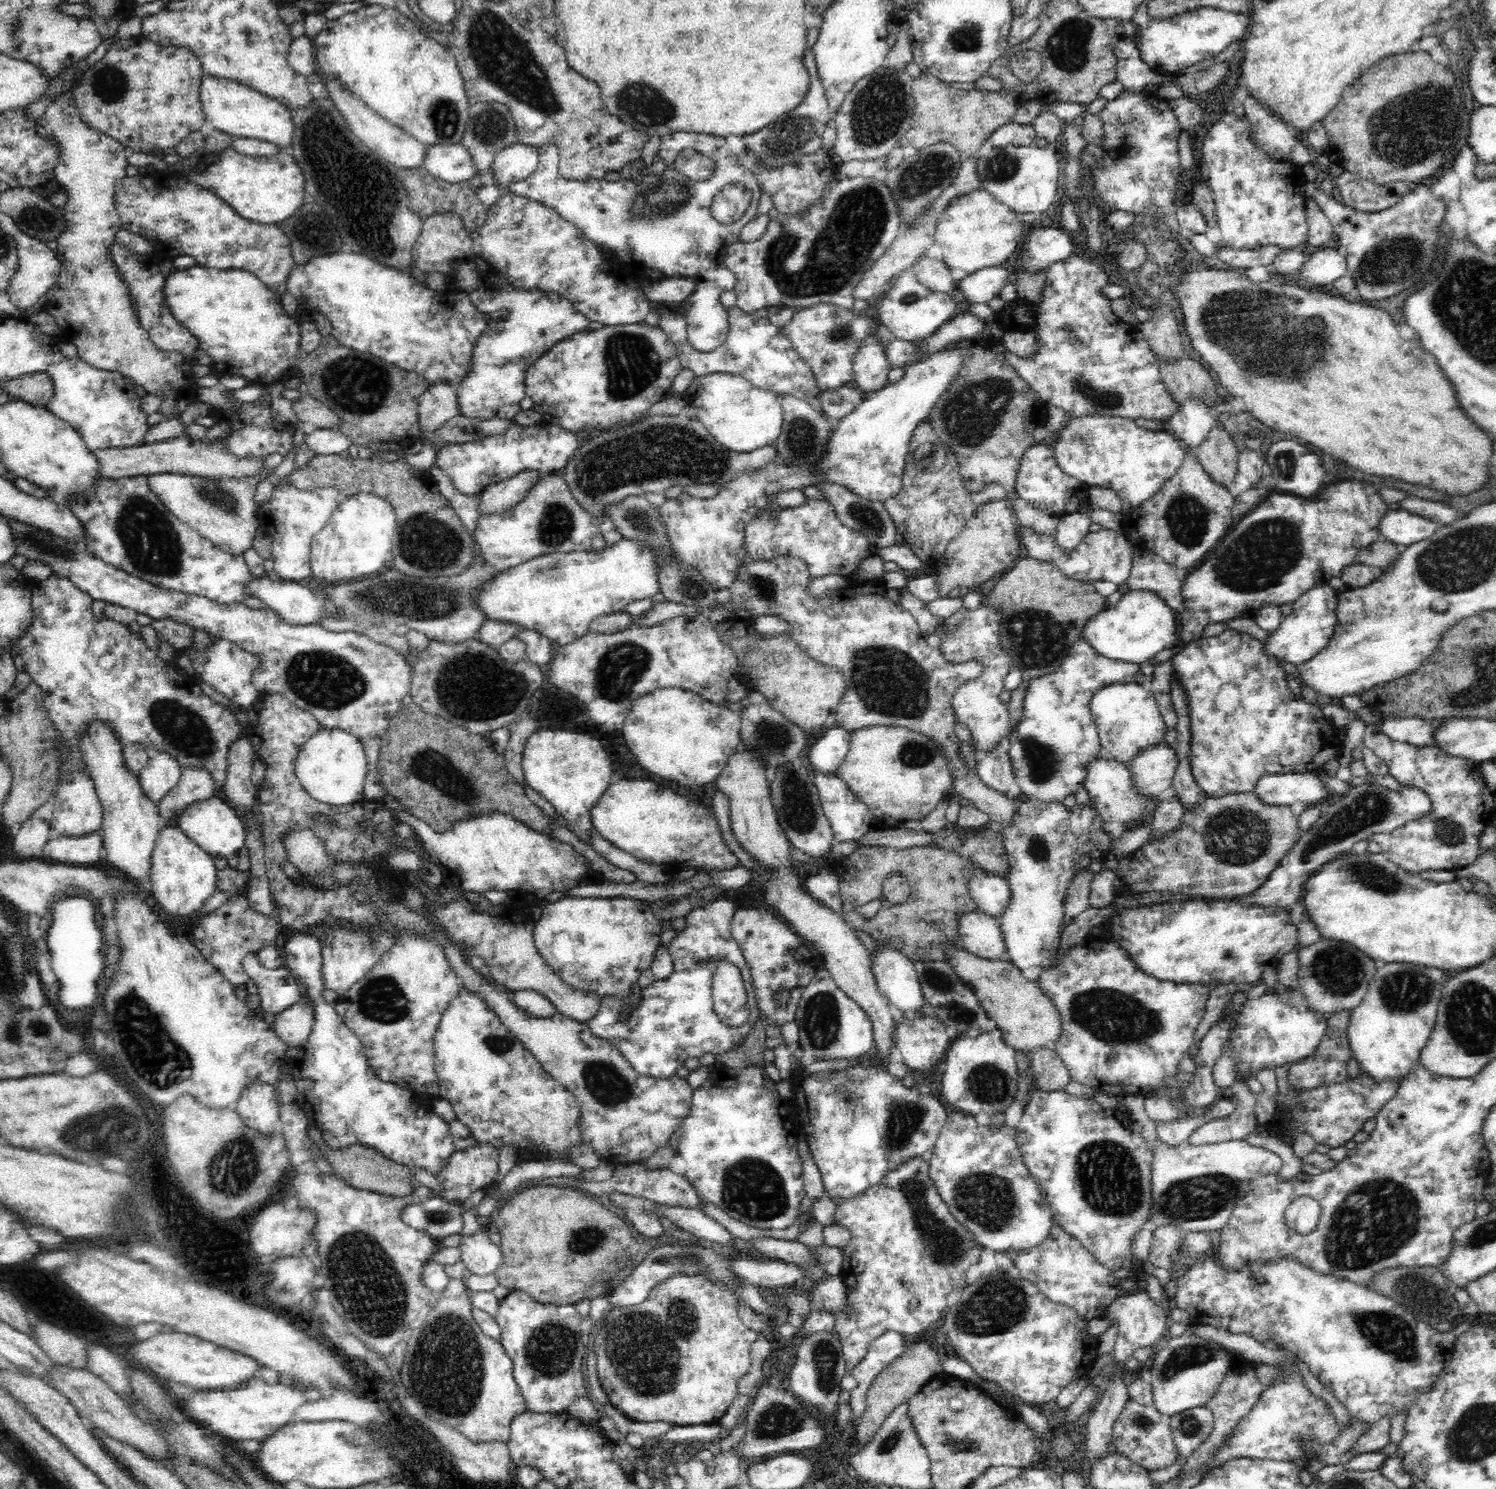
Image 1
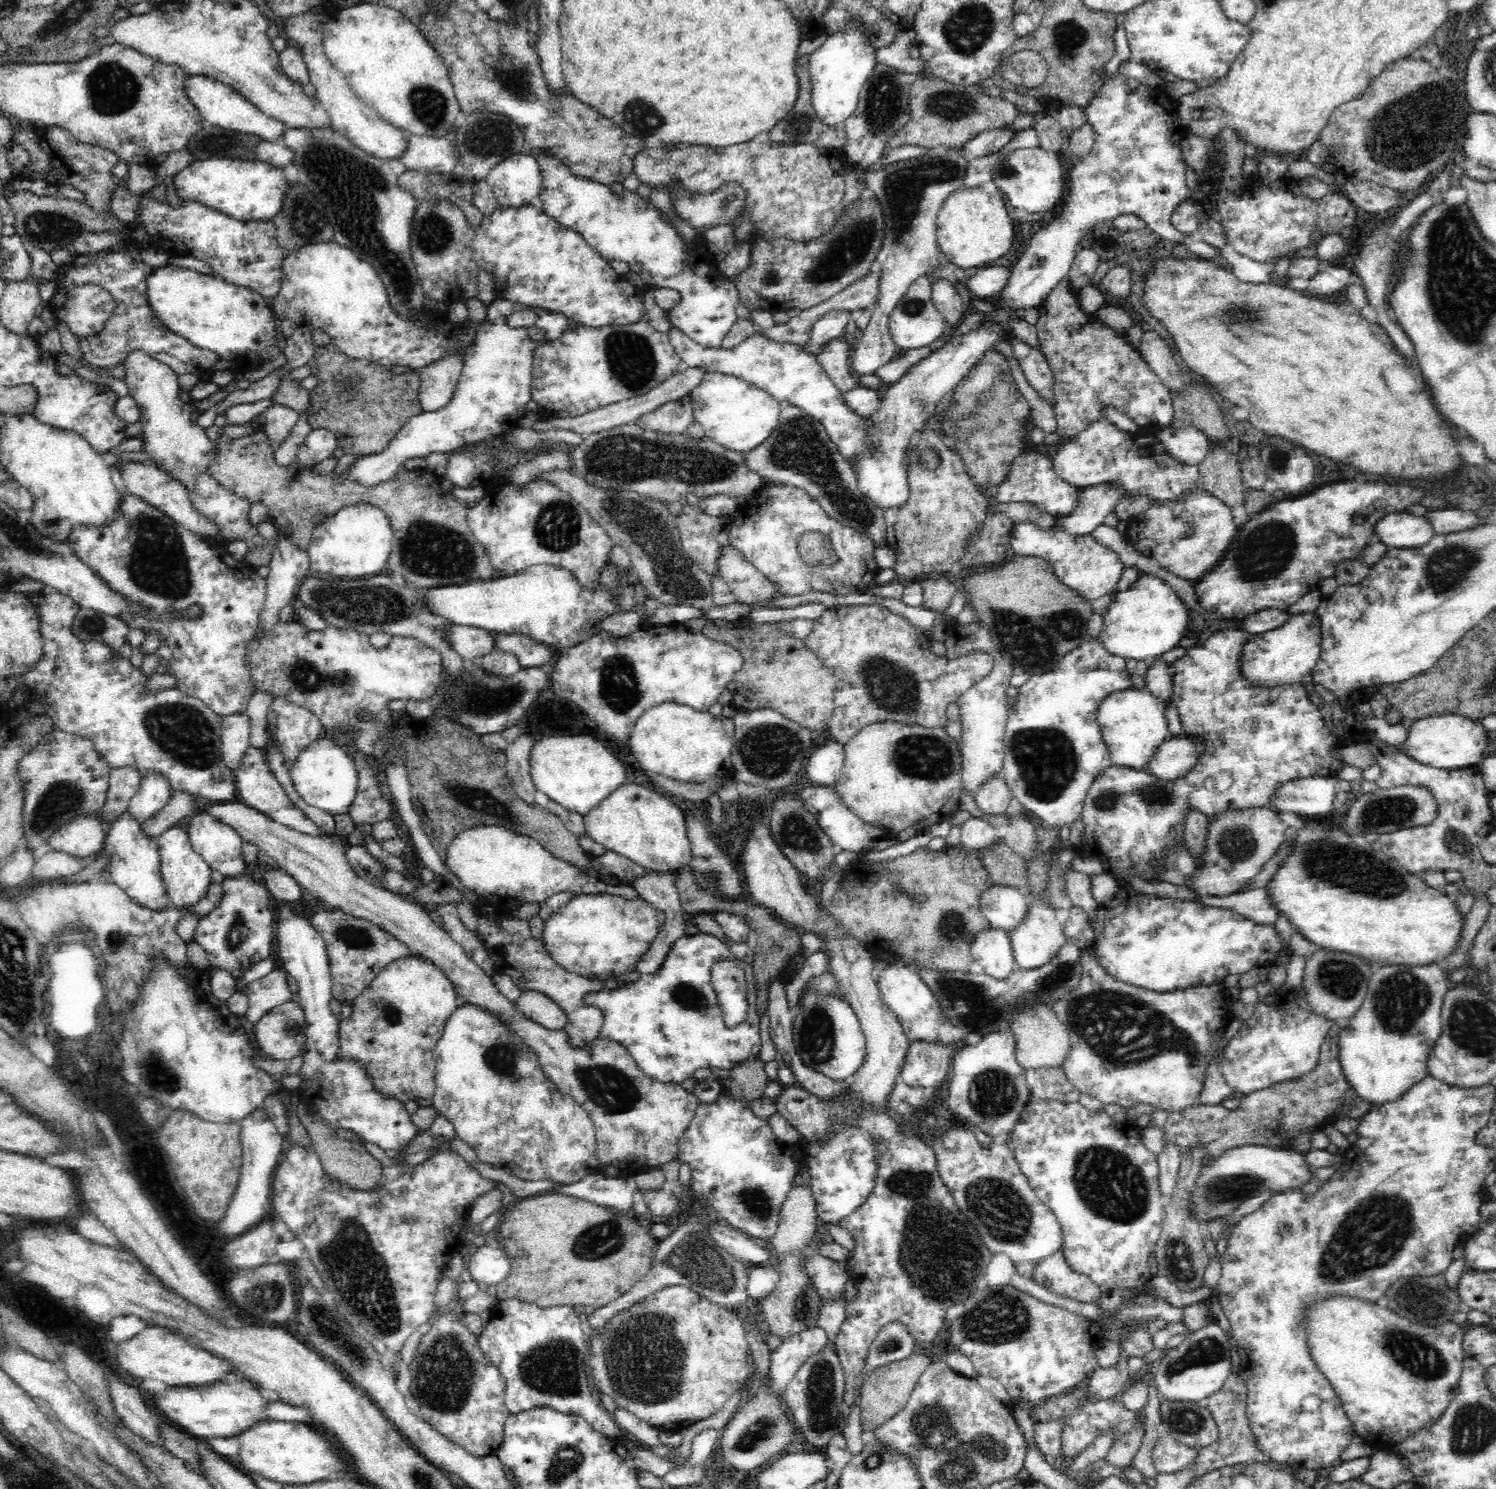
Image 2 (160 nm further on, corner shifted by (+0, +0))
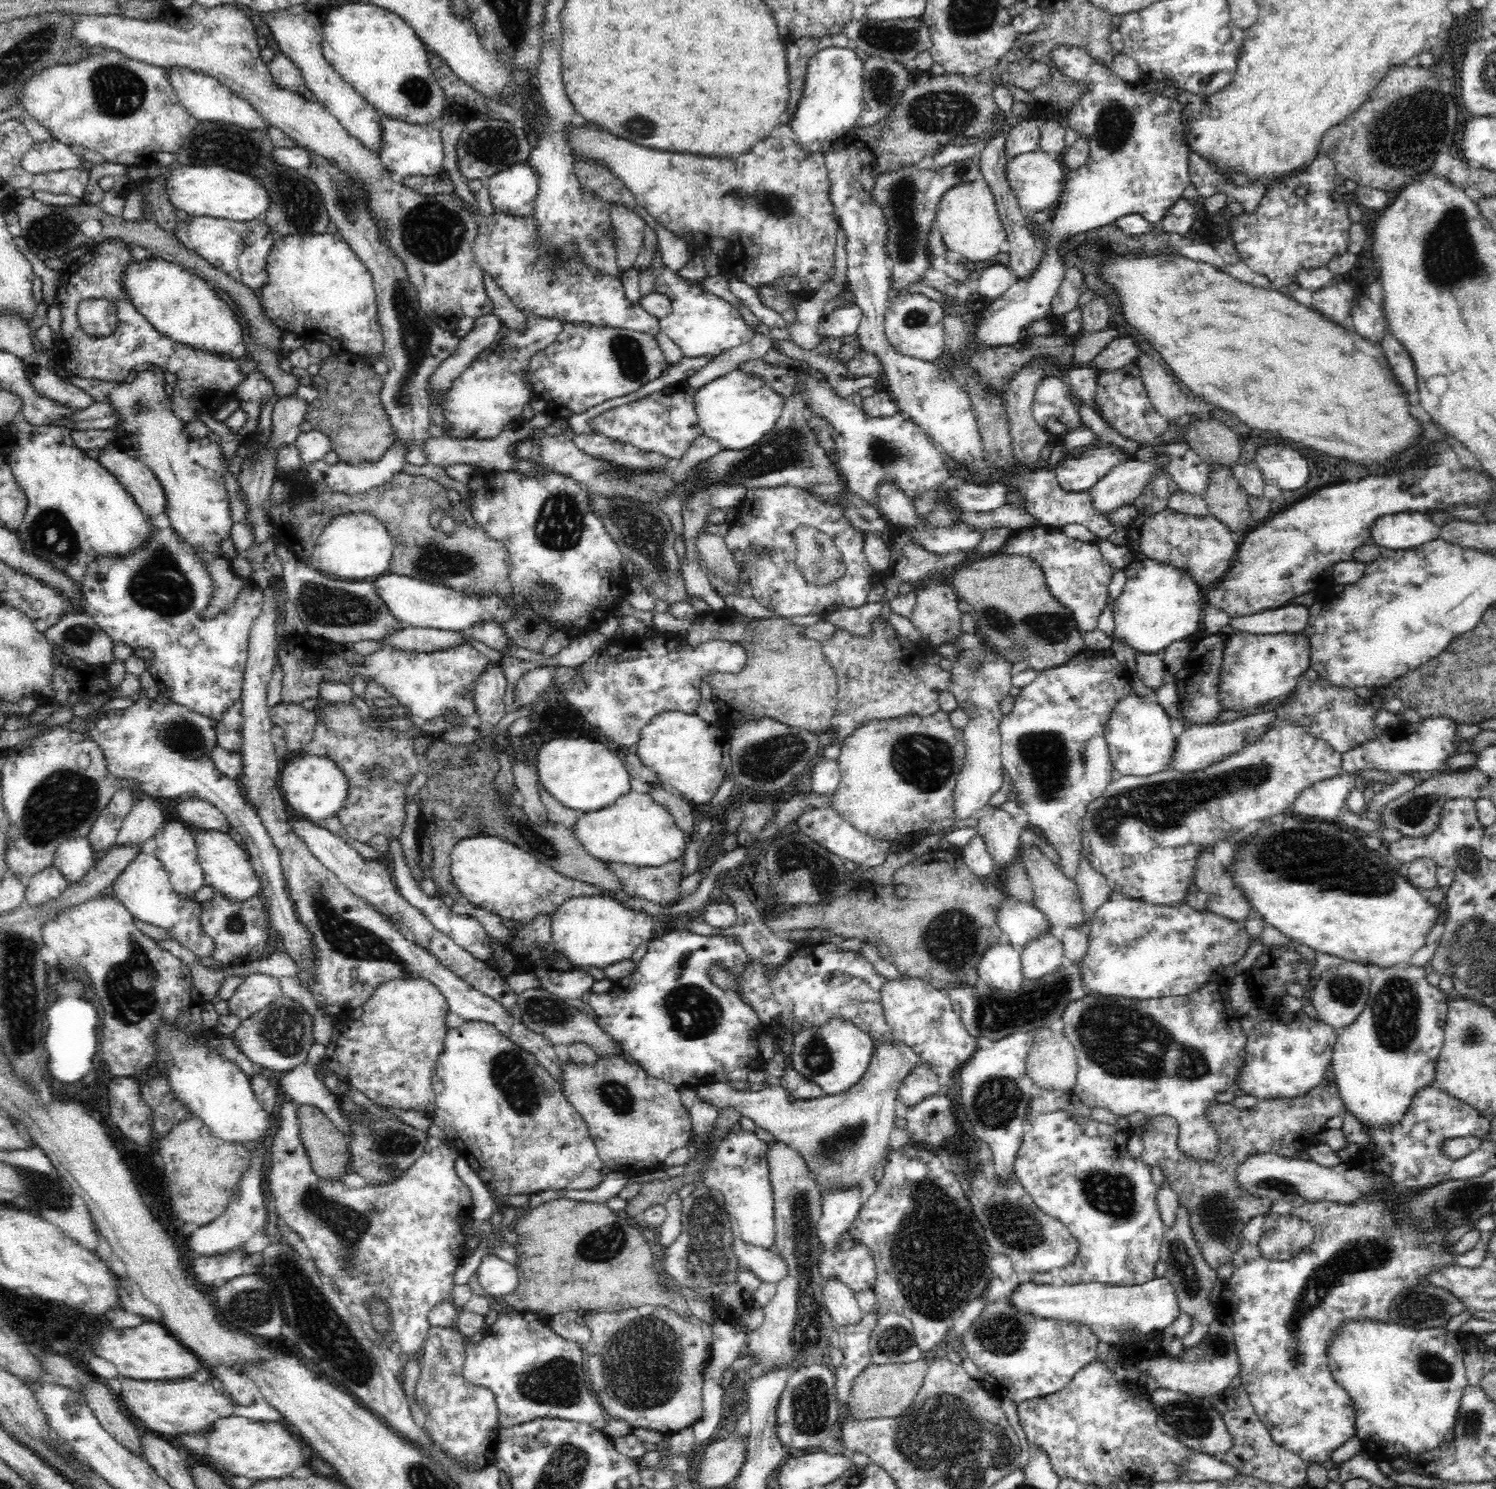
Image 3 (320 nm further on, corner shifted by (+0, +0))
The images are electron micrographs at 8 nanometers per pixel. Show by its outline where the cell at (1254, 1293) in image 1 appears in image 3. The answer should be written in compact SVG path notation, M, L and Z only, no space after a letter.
M1353 1319L1342 1322L1337 1330L1333 1331L1332 1338L1328 1340L1328 1363L1336 1384L1342 1386L1352 1401L1352 1408L1355 1412L1356 1436L1358 1436L1366 1455L1370 1455L1374 1461L1391 1461L1394 1459L1405 1459L1407 1462L1415 1462L1416 1458L1424 1452L1436 1450L1440 1444L1448 1444L1454 1440L1454 1424L1458 1408L1460 1408L1464 1387L1467 1385L1466 1367L1464 1367L1465 1351L1461 1342L1469 1335L1462 1331L1446 1330L1444 1327L1416 1330L1409 1326L1402 1326L1400 1323L1376 1322L1375 1319Z

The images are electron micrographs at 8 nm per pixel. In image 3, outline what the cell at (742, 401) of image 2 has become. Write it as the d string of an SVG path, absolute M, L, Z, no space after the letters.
M737 368L701 386L696 391L694 402L704 434L717 440L722 450L742 450L756 444L772 430L781 416L785 398L778 395L768 381Z

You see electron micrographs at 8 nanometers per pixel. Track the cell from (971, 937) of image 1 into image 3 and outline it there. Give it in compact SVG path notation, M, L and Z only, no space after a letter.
M1003 939L984 950L978 964L978 978L990 988L1002 992L1016 992L1022 986L1024 975L1020 958L1020 949Z

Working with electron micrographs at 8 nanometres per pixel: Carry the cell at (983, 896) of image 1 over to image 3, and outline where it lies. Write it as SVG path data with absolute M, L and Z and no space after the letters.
M1008 897L998 910L998 926L1003 937L1016 948L1024 947L1024 942L1036 940L1040 934L1050 931L1051 926L1046 915L1034 907L1033 903L1010 904Z

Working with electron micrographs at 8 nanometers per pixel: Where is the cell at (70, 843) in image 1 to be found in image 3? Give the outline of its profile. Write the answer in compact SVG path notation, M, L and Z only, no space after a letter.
M48 866L28 880L25 891L25 904L44 905L60 897L70 886L69 882L55 866Z

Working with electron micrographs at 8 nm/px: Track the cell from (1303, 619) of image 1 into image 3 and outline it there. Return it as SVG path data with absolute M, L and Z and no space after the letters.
M1235 632L1227 637L1223 652L1222 678L1219 690L1222 692L1223 707L1230 712L1247 713L1256 706L1264 706L1270 700L1294 691L1298 680L1311 666L1311 646L1306 634L1250 634Z

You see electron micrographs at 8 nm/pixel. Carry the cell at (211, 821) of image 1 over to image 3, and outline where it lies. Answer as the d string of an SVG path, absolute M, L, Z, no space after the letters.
M194 830L194 833L198 860L204 871L204 884L212 887L215 894L220 894L234 903L244 903L261 895L259 878L244 845L237 844L230 837L230 833L222 831Z

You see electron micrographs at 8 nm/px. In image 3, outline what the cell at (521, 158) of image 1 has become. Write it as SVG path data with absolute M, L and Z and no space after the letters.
M518 162L497 171L487 180L487 185L496 213L508 216L533 214L539 177L530 163Z

